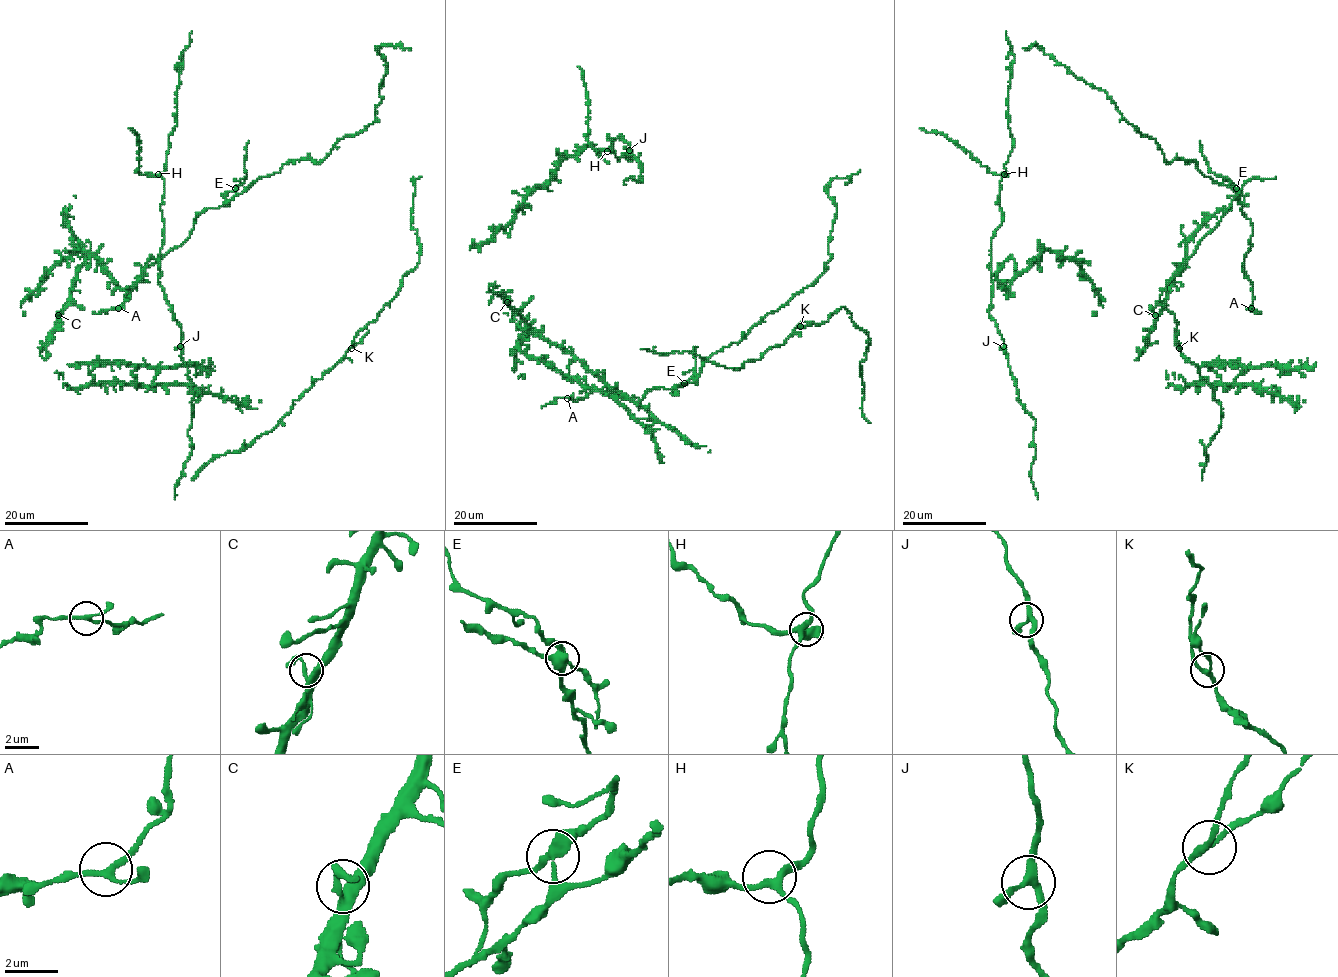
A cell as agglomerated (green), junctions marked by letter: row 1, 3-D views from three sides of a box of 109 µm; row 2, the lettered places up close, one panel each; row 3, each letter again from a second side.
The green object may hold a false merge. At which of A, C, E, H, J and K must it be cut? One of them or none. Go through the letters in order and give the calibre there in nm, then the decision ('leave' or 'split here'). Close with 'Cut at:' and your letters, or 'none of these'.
A: calibre 190 nm; leave
C: calibre 240 nm; leave
E: calibre 240 nm; split here
H: calibre 240 nm; leave
J: calibre 280 nm; leave
K: calibre 200 nm; leave
Cut at: E

